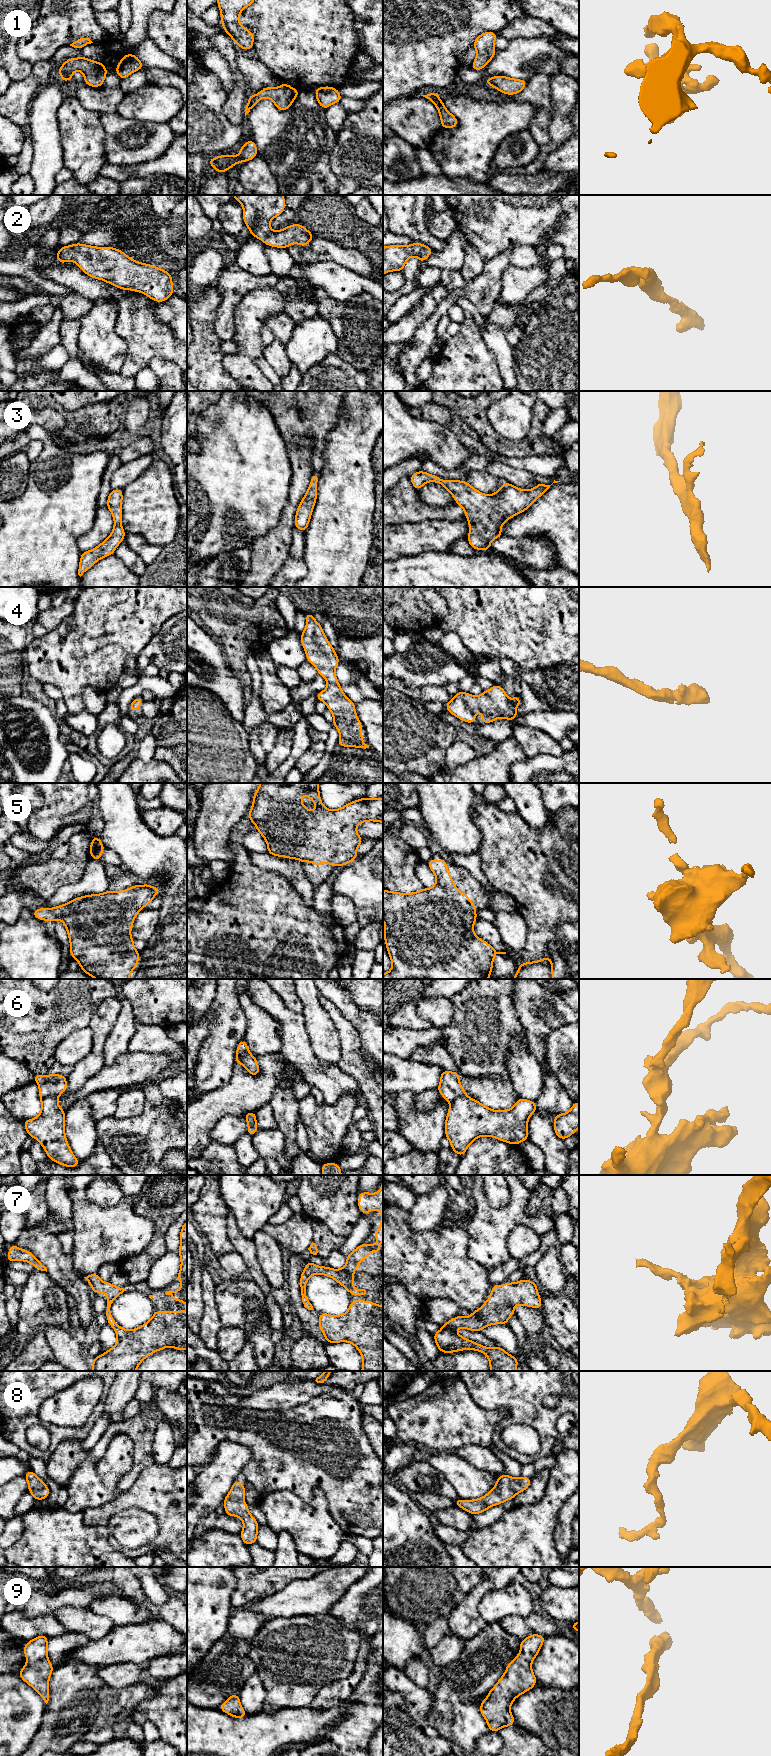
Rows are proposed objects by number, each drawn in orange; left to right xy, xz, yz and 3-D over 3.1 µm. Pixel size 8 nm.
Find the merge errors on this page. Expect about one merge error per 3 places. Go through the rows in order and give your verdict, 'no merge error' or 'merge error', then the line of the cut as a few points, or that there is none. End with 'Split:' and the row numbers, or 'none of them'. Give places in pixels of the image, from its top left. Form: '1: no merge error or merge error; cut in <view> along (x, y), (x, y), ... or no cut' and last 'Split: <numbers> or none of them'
1: no merge error; no cut
2: no merge error; no cut
3: no merge error; no cut
4: no merge error; no cut
5: no merge error; no cut
6: merge error; cut in xy along (57, 1096), (46, 1096), (41, 1100)
7: no merge error; no cut
8: no merge error; no cut
9: no merge error; no cut
Split: 6

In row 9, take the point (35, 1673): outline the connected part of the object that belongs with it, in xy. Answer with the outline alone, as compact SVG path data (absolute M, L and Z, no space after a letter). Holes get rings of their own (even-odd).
M39 1635L24 1645L24 1655L28 1659L18 1673L20 1678L35 1689L47 1704L49 1701L49 1678L54 1670L48 1660L49 1638Z

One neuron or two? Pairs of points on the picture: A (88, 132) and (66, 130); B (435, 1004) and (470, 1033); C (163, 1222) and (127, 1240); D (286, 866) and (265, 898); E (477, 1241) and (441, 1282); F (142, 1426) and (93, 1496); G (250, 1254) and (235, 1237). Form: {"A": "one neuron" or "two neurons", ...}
{"A": "one neuron", "B": "two neurons", "C": "two neurons", "D": "two neurons", "E": "two neurons", "F": "one neuron", "G": "one neuron"}

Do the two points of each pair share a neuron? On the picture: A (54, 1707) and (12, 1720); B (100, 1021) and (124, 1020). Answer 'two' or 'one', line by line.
A: two
B: two

